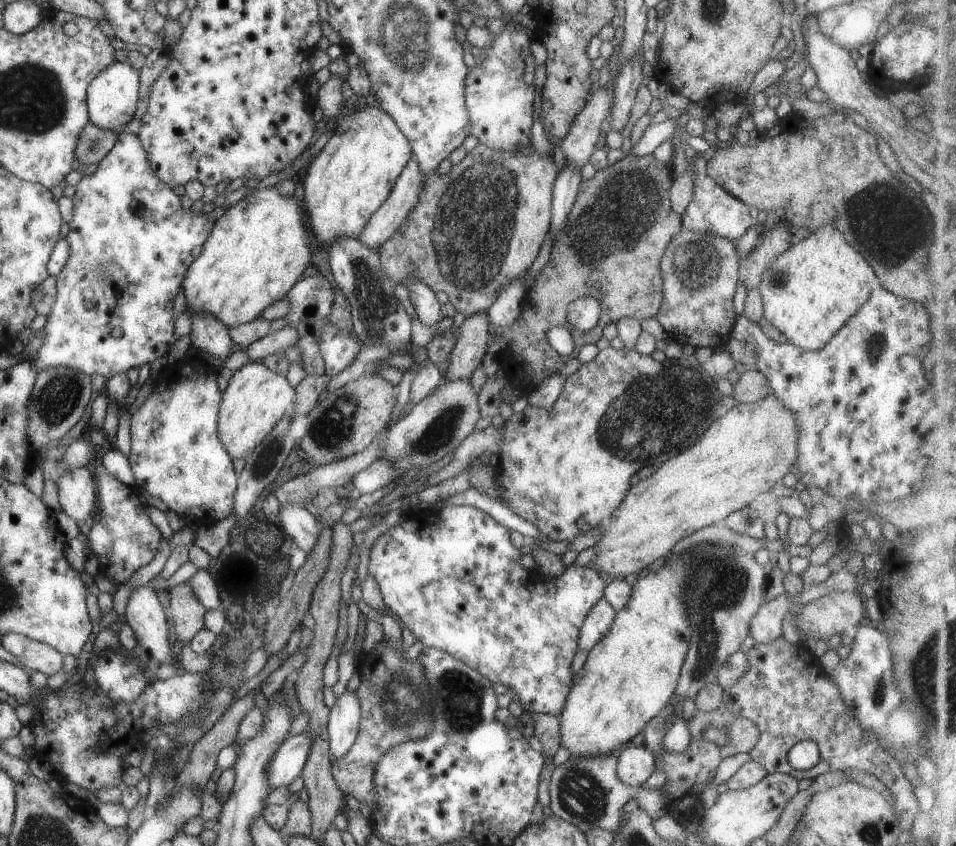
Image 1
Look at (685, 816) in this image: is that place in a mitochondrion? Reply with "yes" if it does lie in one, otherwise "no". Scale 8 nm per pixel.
no

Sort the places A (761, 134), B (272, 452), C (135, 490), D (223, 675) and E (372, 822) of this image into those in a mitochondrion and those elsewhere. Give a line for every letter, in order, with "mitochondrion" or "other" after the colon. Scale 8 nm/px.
A: other
B: mitochondrion
C: other
D: mitochondrion
E: other

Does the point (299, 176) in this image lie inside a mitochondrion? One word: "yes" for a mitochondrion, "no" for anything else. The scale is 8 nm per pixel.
no

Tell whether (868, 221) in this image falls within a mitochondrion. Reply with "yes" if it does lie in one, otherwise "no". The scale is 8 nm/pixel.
yes

